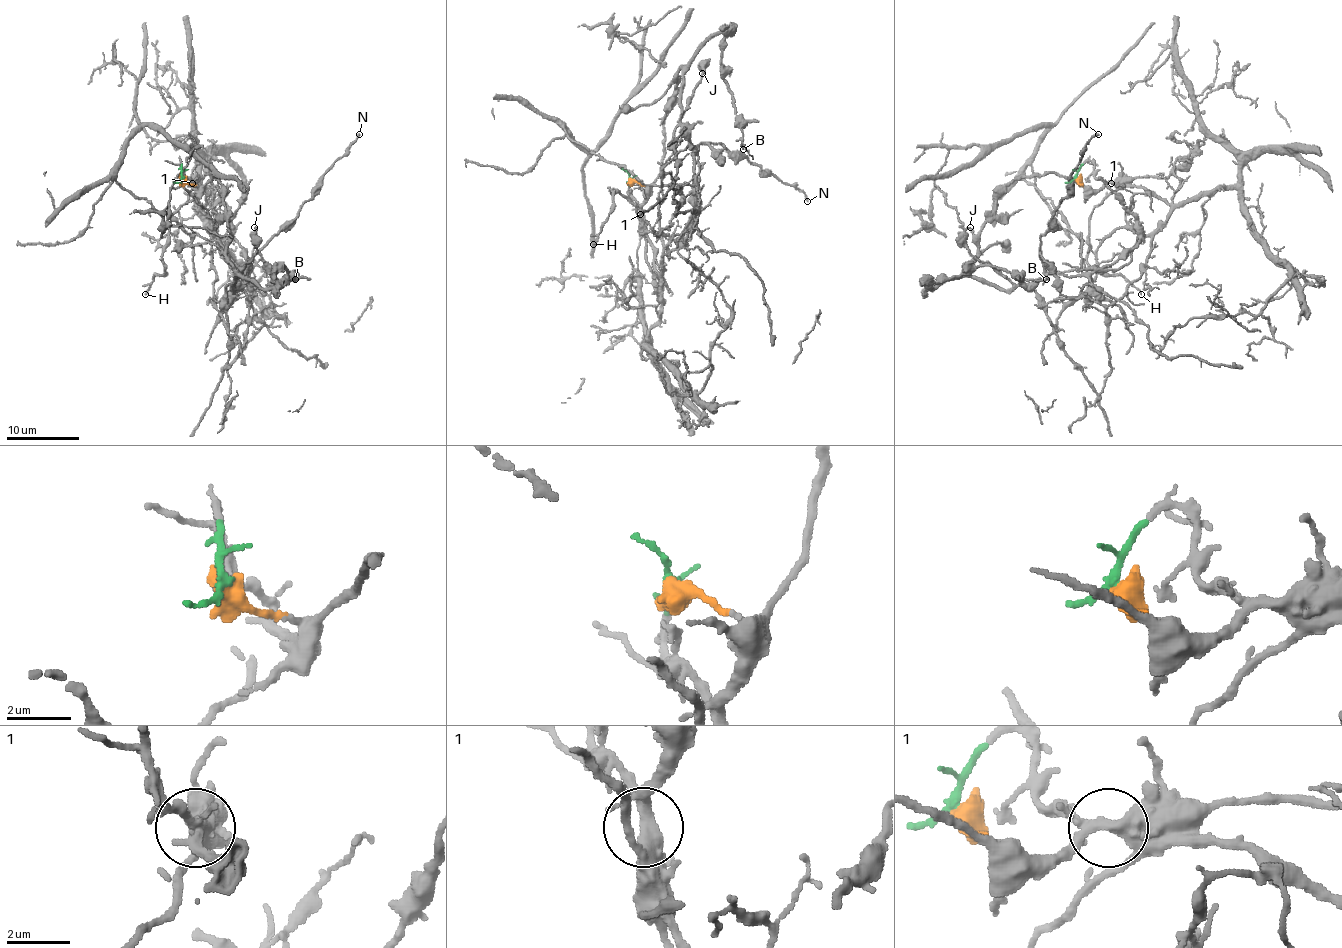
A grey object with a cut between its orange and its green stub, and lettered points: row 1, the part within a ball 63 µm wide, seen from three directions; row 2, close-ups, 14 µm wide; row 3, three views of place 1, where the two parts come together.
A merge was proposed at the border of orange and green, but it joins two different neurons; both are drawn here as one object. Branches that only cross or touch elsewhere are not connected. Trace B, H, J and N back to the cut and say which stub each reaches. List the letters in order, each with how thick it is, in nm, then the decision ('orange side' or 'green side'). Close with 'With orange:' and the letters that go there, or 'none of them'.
B: 150 nm thick; orange side
H: 160 nm thick; green side
J: 200 nm thick; orange side
N: 200 nm thick; orange side
With orange: B, J, N

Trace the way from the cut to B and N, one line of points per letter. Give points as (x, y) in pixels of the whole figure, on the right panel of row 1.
B: (1077, 179), (1084, 186), (1053, 173), (1019, 175), (997, 199), (977, 255), (930, 287), (981, 266), (1046, 278)
N: (1077, 179), (1084, 186), (1019, 175), (968, 273), (1014, 289), (1043, 273), (1041, 237), (1099, 133)

